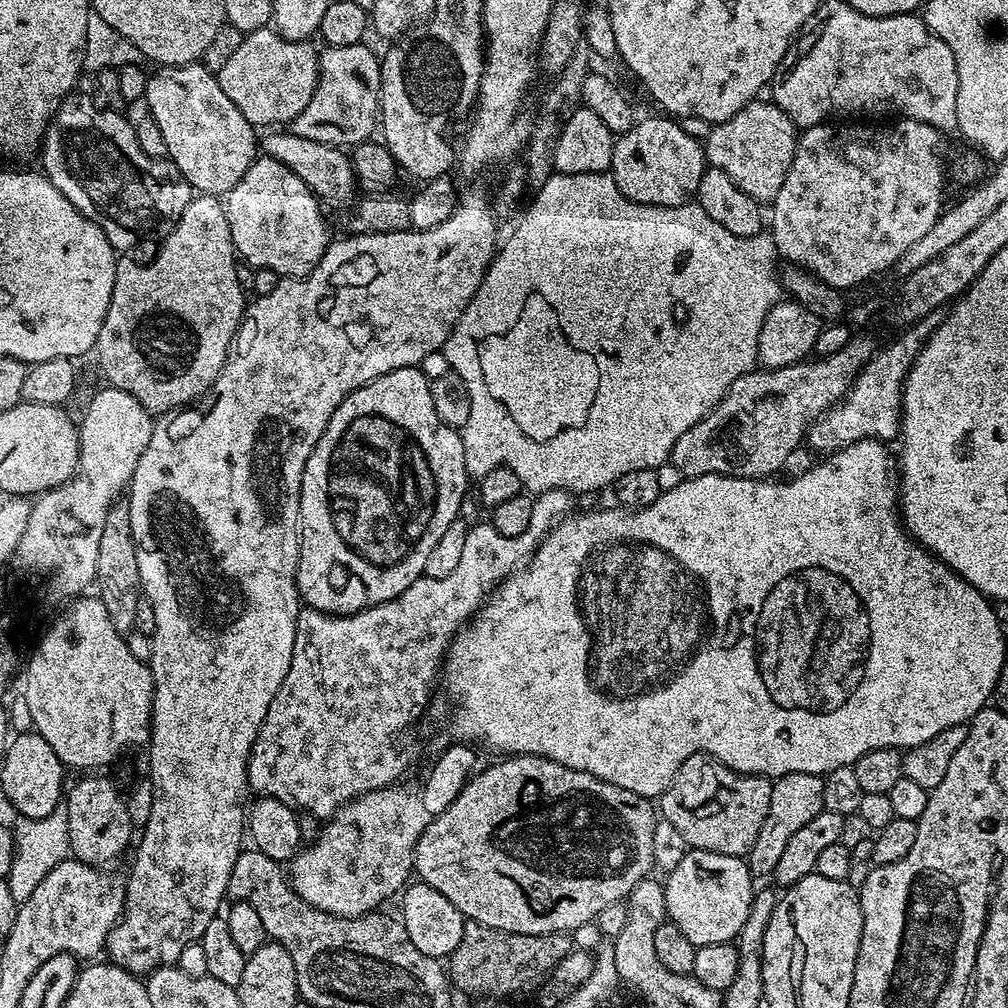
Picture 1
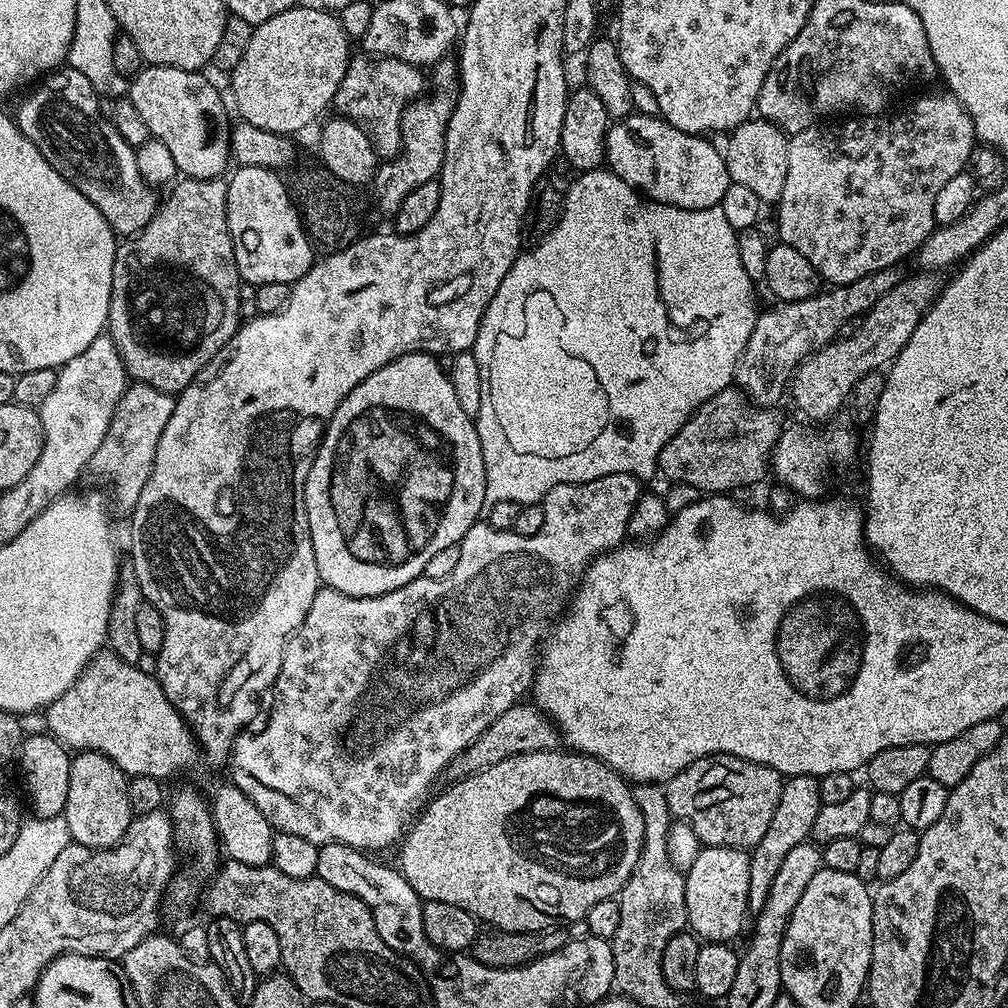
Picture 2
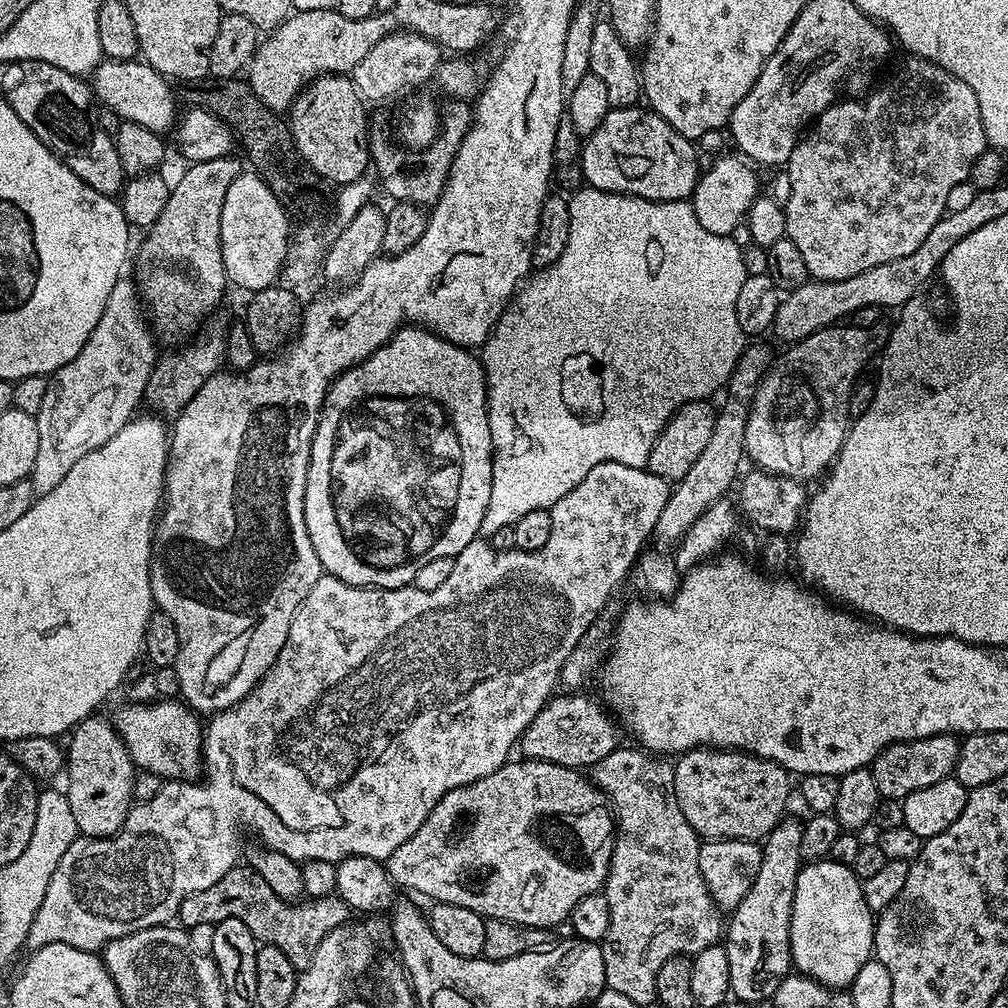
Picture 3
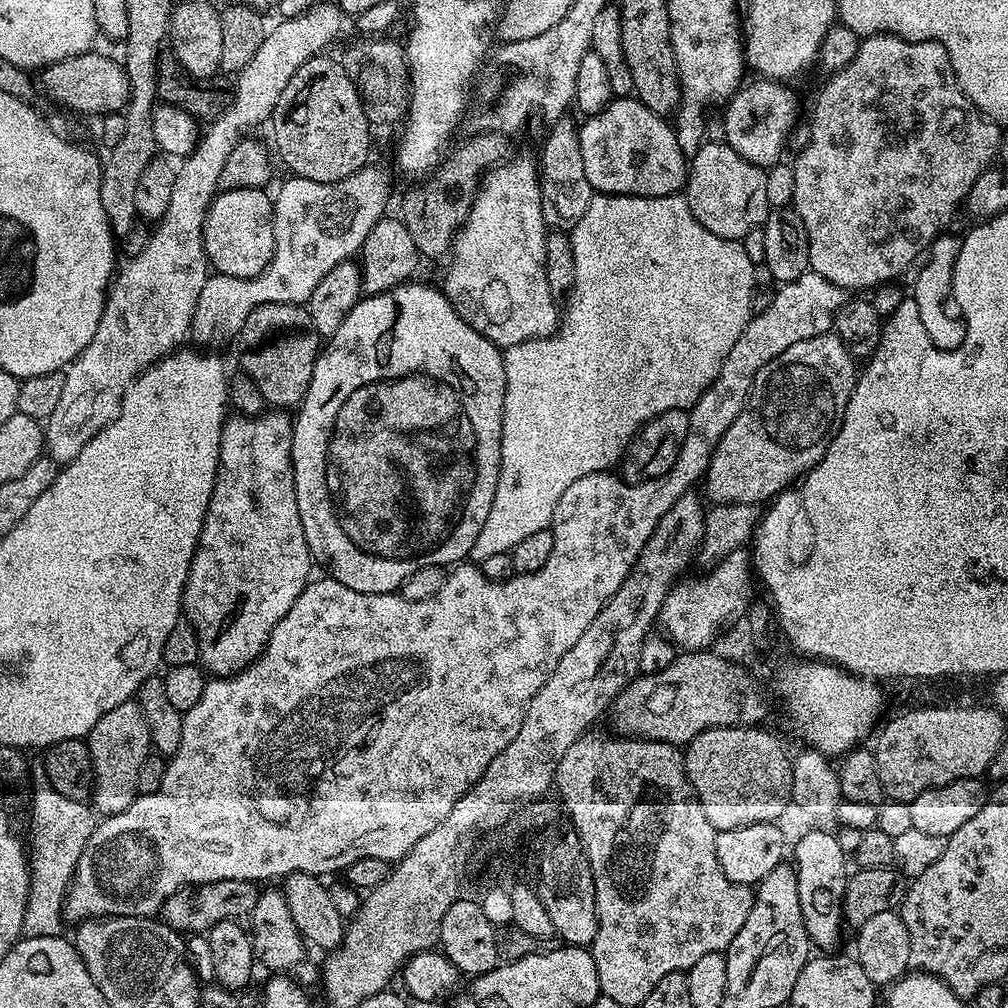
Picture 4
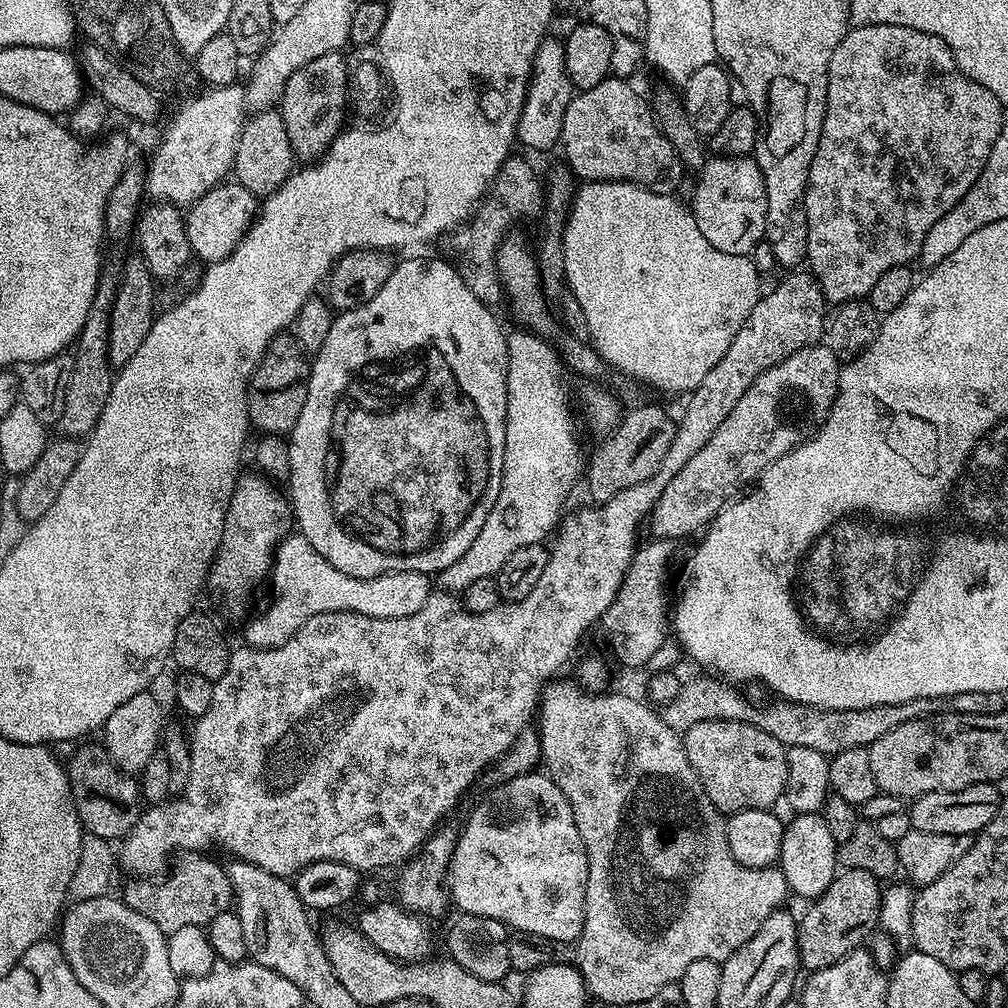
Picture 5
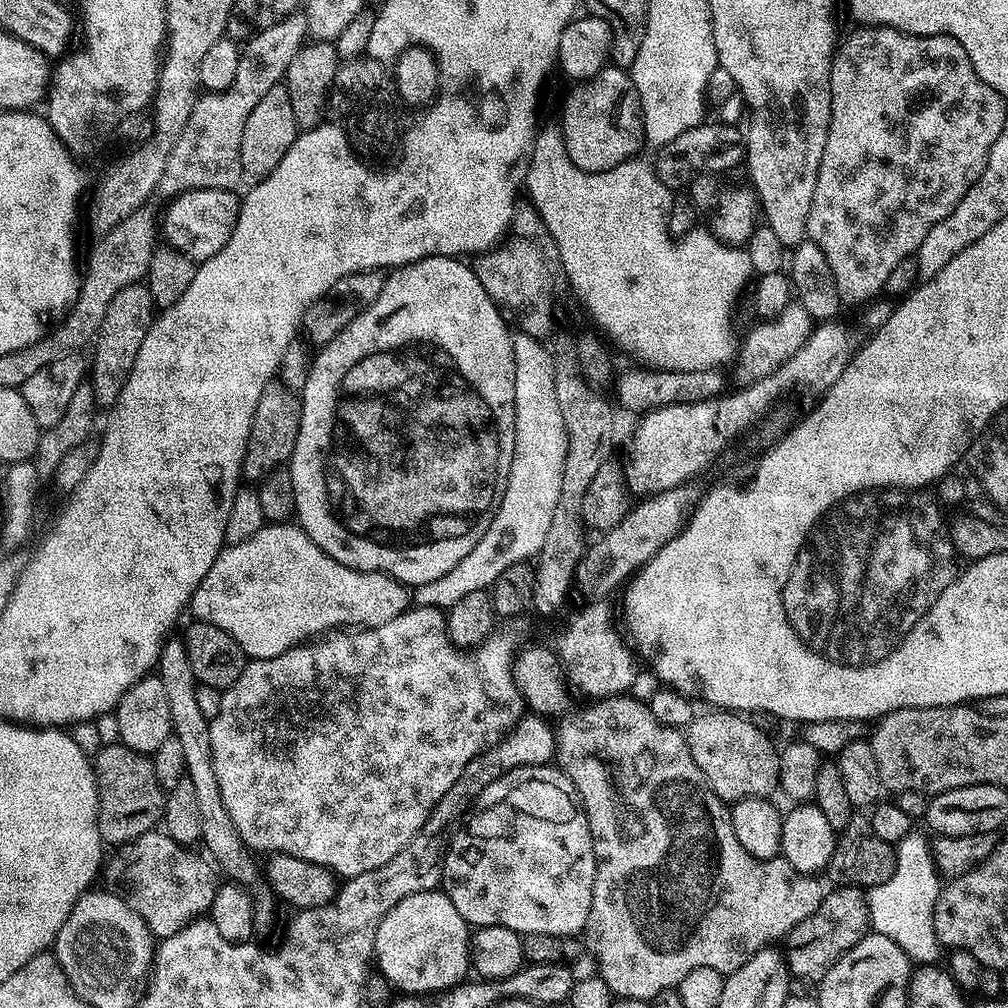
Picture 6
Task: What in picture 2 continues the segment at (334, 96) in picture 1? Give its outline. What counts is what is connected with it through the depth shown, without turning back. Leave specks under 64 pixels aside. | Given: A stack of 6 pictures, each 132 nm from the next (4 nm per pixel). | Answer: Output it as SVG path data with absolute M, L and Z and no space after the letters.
M398 58L349 59L348 69L336 91L334 108L345 120L353 120L370 138L381 161L400 154L400 119L405 108L426 88L426 76L419 67Z

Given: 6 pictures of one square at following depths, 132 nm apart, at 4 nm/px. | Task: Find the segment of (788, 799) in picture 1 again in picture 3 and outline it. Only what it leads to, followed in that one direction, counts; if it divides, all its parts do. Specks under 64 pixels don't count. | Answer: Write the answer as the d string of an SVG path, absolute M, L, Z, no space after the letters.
M781 819L776 829L762 841L762 866L758 866L754 886L750 886L746 898L731 909L732 921L729 924L727 921L726 939L723 941L726 958L730 958L731 995L748 1004L756 1004L759 1000L771 1001L781 980L793 971L790 918L796 879L802 867L801 846L801 821Z

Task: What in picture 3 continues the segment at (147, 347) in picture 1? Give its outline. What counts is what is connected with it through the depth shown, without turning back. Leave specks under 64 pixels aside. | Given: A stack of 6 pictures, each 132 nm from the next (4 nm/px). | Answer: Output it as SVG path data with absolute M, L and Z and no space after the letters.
M223 156L214 158L210 162L188 164L185 169L180 181L171 185L165 209L147 229L148 237L140 248L140 276L144 279L142 300L146 305L146 316L150 321L150 327L161 341L184 342L195 337L205 323L203 320L219 306L220 299L224 296L224 288L229 287L228 275L222 262L220 215L222 202L226 202L226 190L230 190L230 182L234 182L234 178L240 176L242 165L232 156Z

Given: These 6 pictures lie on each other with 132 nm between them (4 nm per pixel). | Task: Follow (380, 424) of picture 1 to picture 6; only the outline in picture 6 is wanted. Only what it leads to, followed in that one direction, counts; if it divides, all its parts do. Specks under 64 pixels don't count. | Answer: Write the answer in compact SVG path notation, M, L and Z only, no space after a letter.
M423 256L421 260L415 260L412 264L403 264L400 268L389 271L384 277L382 294L378 294L378 302L374 302L366 311L358 314L358 318L354 318L354 322L350 322L350 326L346 326L346 330L342 330L342 334L338 334L338 338L334 338L329 344L323 345L317 351L320 353L315 353L312 369L310 370L310 379L306 382L302 393L302 426L298 432L298 442L294 446L294 454L290 461L290 473L296 502L294 516L298 521L299 527L304 529L304 533L322 551L330 554L330 558L342 562L342 566L350 566L359 572L384 572L405 586L434 582L438 578L442 578L442 574L450 574L450 570L454 570L454 566L458 566L458 562L462 562L462 558L466 558L466 554L470 554L470 550L474 550L474 546L478 546L478 538L482 538L486 534L490 522L496 516L500 499L510 478L510 466L514 462L514 438L516 437L514 418L516 417L516 411L514 410L513 333L511 331L508 332L507 326L504 325L504 319L506 320L505 313L492 301L490 294L486 294L486 286L482 286L482 282L477 278L475 267L468 265L467 268L464 264L467 263L463 259L451 256Z

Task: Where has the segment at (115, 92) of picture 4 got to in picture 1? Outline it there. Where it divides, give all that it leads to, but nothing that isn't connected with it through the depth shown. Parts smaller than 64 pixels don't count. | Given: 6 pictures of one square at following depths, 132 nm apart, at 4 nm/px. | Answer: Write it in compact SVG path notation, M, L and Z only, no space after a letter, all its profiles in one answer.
M203 63L177 64L160 66L148 78L143 103L148 104L147 115L158 122L158 130L162 130L162 138L166 138L167 159L176 165L176 169L184 175L188 185L197 193L217 198L227 197L238 182L242 182L242 174L251 166L258 155L257 129L246 118L242 118L242 110L222 94L222 86L217 73L205 68Z

